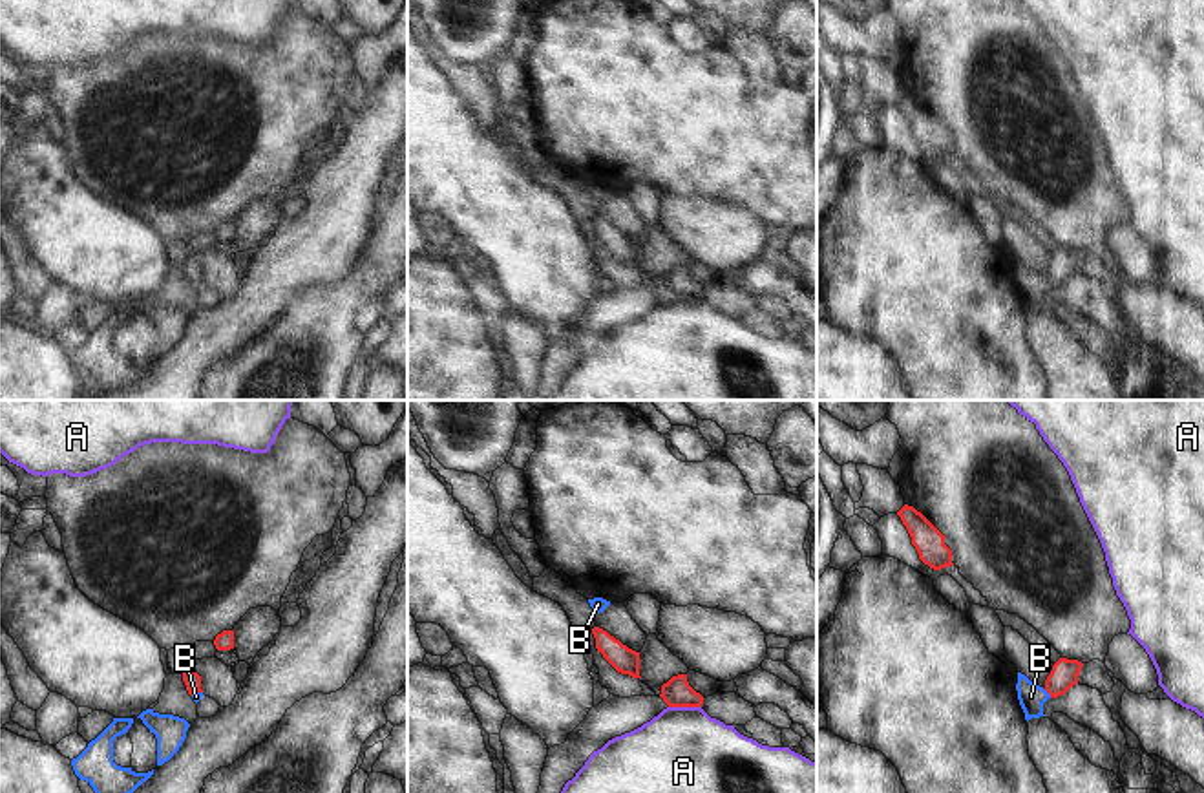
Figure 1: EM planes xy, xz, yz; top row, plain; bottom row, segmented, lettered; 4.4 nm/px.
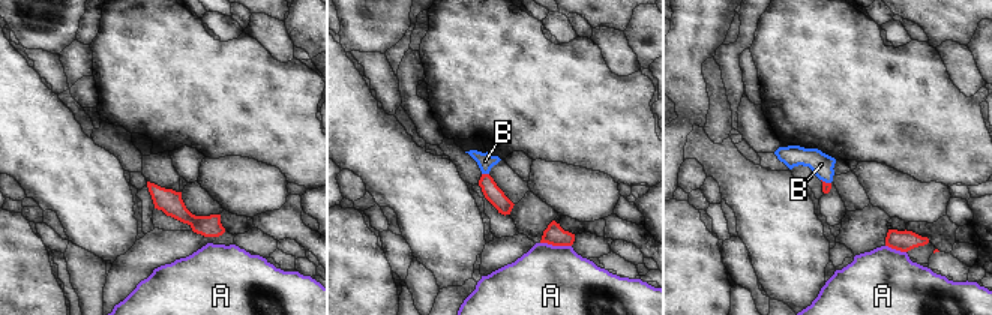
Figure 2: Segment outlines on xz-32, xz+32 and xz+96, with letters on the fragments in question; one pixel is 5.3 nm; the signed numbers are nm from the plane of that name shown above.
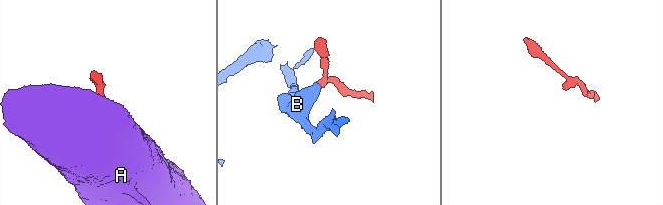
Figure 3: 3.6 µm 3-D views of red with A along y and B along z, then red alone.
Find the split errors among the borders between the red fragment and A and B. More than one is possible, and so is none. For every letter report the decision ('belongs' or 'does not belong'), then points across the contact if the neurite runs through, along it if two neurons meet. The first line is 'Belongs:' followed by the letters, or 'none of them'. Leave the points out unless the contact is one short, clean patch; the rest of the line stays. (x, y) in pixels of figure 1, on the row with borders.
Belongs: B
A: does not belong; border along xz (669, 706), (700, 708)
B: belongs; runs through yz (1064, 675), (1047, 691), (1031, 697)

